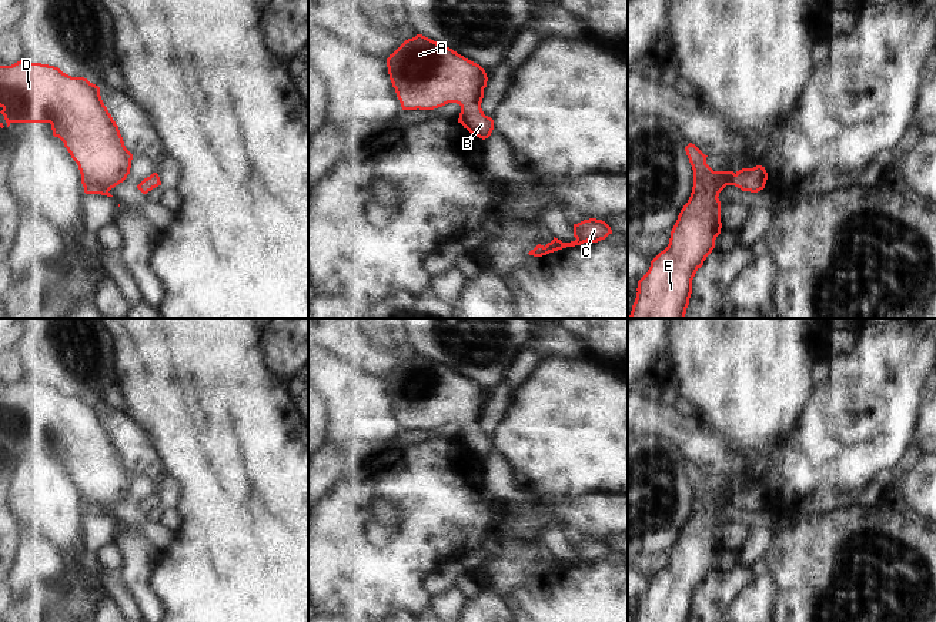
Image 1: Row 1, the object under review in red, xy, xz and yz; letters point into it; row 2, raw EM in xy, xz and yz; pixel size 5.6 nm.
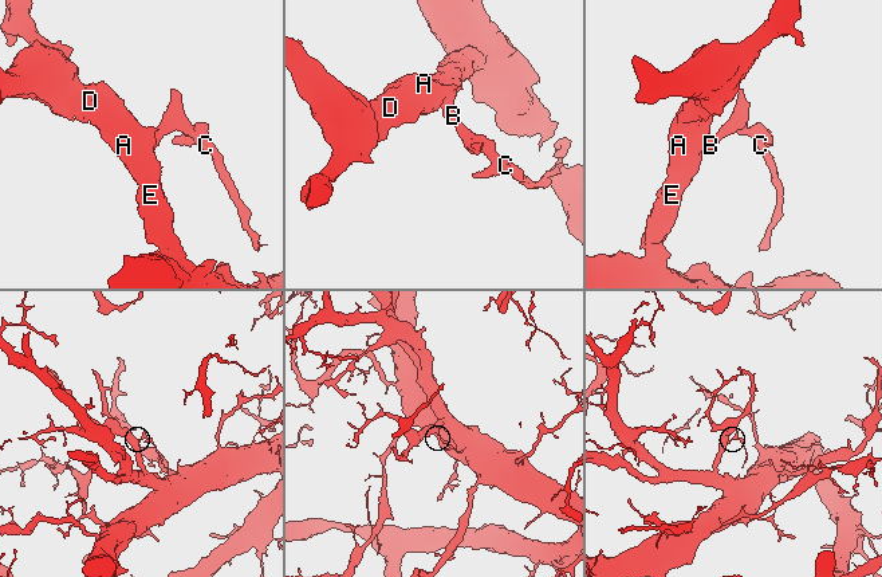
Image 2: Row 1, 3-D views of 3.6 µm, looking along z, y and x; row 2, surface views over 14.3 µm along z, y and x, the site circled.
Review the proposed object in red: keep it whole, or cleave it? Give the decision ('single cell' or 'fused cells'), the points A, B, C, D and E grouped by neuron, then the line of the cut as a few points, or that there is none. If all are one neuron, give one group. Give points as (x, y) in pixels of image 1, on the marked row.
single cell; groups A B C D E; cut none

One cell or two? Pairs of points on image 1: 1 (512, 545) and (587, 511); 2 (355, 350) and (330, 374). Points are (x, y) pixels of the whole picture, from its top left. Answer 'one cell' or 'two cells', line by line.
1: one cell
2: two cells

